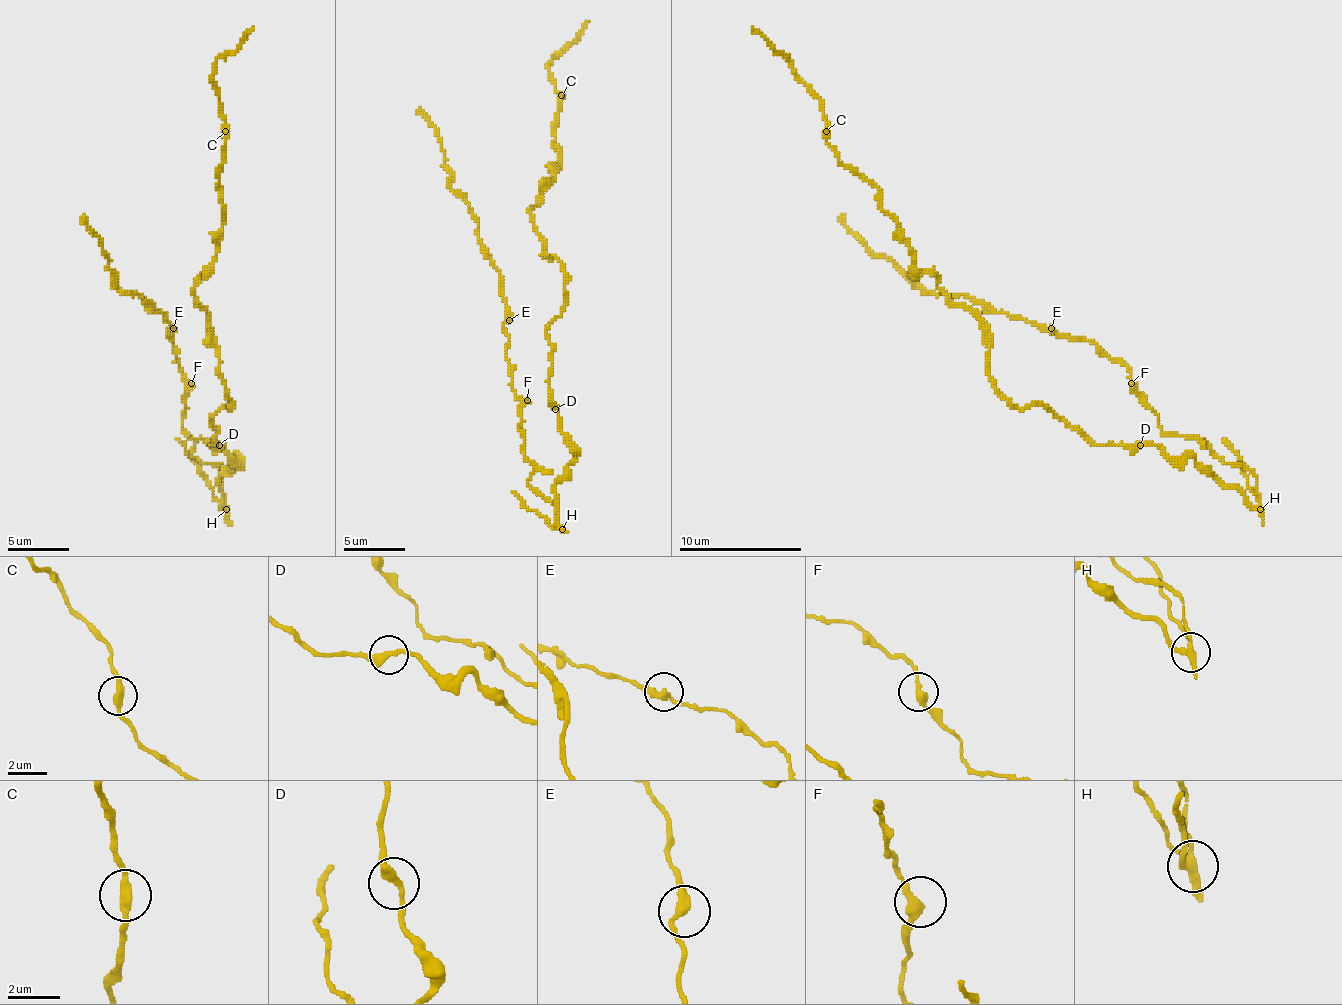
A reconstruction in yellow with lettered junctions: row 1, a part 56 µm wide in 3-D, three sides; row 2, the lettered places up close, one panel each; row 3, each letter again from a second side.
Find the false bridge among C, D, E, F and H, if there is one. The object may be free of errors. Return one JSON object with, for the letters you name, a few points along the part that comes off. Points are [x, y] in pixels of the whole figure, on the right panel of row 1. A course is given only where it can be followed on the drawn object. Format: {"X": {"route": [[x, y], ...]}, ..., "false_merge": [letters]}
{"H": {"route": [[1260, 509], [1241, 457], [1223, 439]]}, "false_merge": ["H"]}

